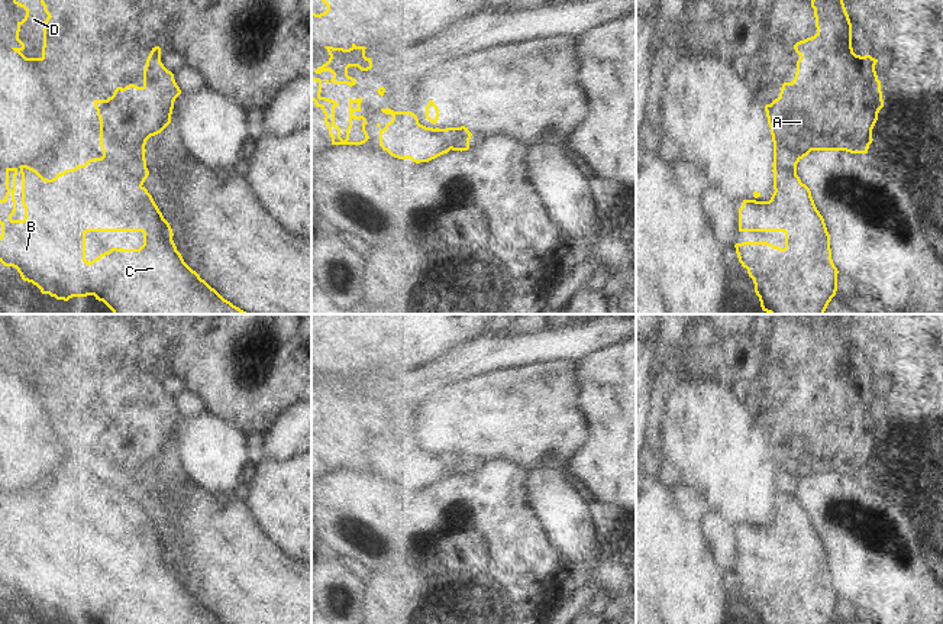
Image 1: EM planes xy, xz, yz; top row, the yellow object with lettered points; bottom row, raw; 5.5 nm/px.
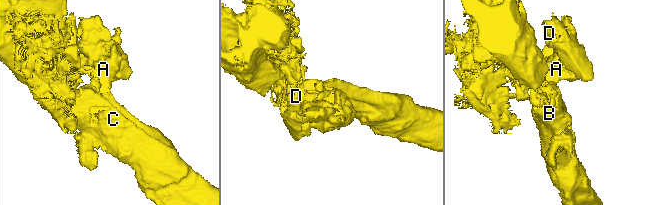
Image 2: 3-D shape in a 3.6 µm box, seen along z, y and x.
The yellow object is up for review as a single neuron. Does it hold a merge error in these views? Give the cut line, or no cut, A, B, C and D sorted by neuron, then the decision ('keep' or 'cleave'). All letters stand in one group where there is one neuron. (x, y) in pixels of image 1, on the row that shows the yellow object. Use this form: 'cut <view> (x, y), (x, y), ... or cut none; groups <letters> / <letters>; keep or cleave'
cut xy (102, 157), (139, 191); groups A D / B C; cleave

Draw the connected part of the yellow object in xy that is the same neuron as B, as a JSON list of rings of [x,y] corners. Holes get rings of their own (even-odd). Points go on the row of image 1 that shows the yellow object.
[[[103,158],[88,159],[84,165],[58,172],[46,180],[36,169],[20,165],[6,168],[6,195],[0,200],[0,262],[17,269],[23,281],[36,285],[42,294],[68,301],[72,297],[94,295],[103,301],[113,314],[249,314],[225,300],[183,259],[172,240],[172,229],[164,219],[152,195],[145,187],[138,193],[130,188],[126,177],[117,177],[112,162]],[[22,174],[22,204],[25,219],[13,220],[16,211],[16,175]],[[87,232],[142,232],[143,245],[139,249],[117,249],[100,253],[88,262],[85,259]]]

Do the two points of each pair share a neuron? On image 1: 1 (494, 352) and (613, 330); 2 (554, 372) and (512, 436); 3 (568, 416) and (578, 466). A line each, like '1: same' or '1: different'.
1: same
2: same
3: different

